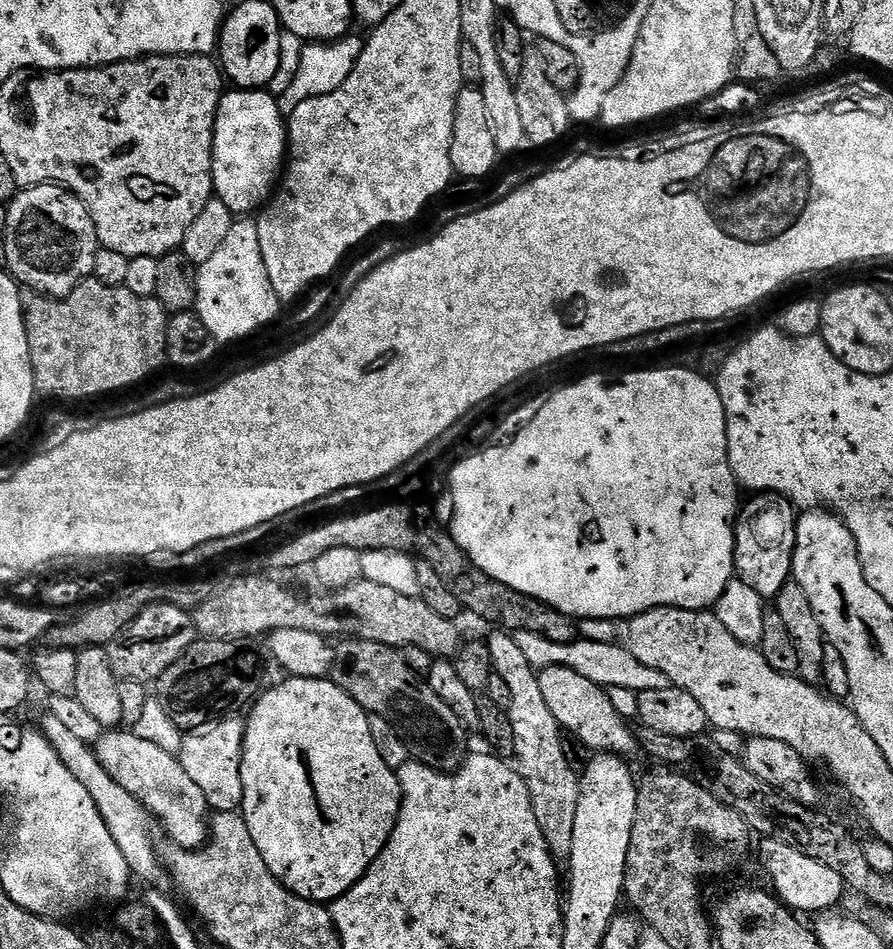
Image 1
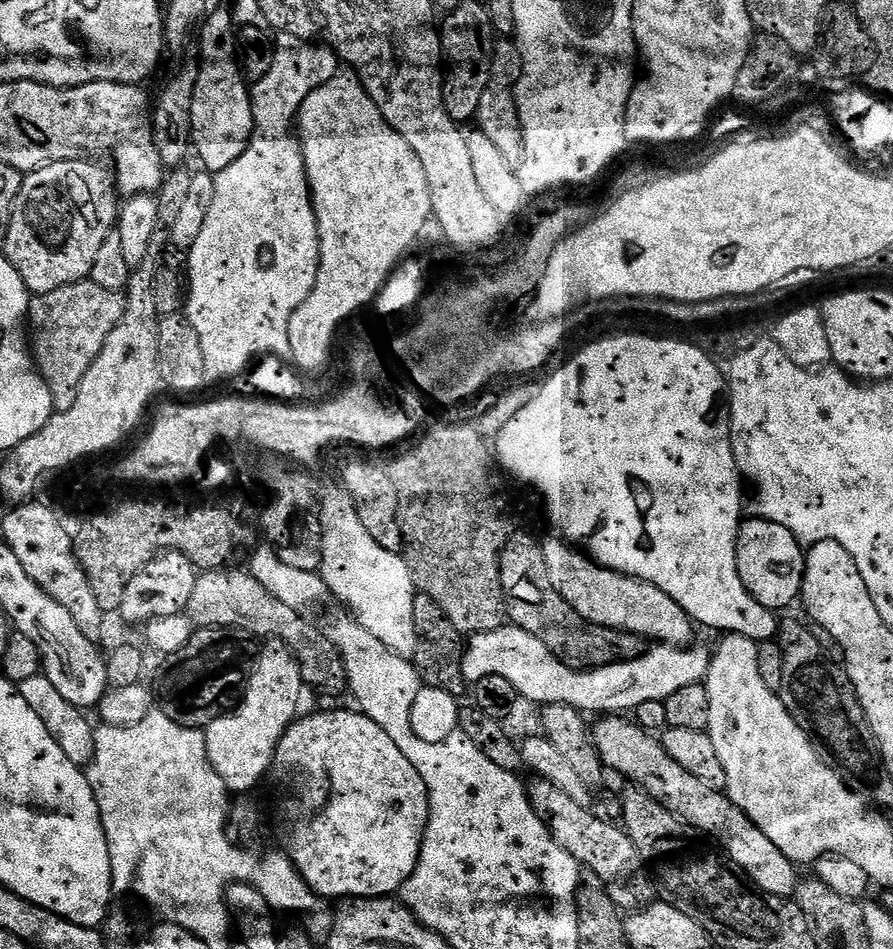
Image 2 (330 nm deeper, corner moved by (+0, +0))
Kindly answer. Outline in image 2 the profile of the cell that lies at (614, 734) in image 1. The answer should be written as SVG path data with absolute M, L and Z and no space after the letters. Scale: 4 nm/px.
M608 714L591 725L592 745L600 753L600 761L605 769L625 776L635 787L650 793L666 810L670 810L678 818L682 818L690 826L694 826L709 841L715 842L724 855L729 856L751 880L766 894L791 897L797 891L797 865L748 816L719 788L706 786L706 782L694 778L690 770L682 770L670 754L666 754L663 743L653 733L647 732L639 724L620 714Z

